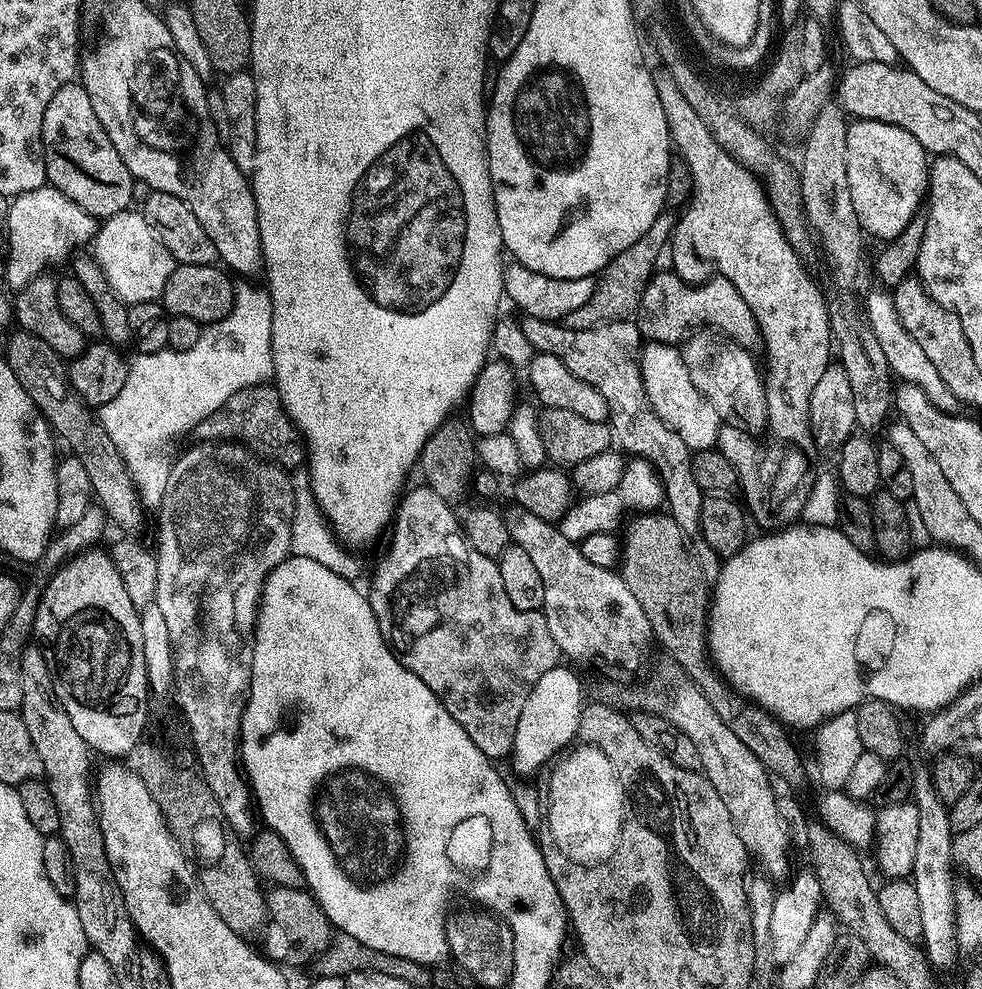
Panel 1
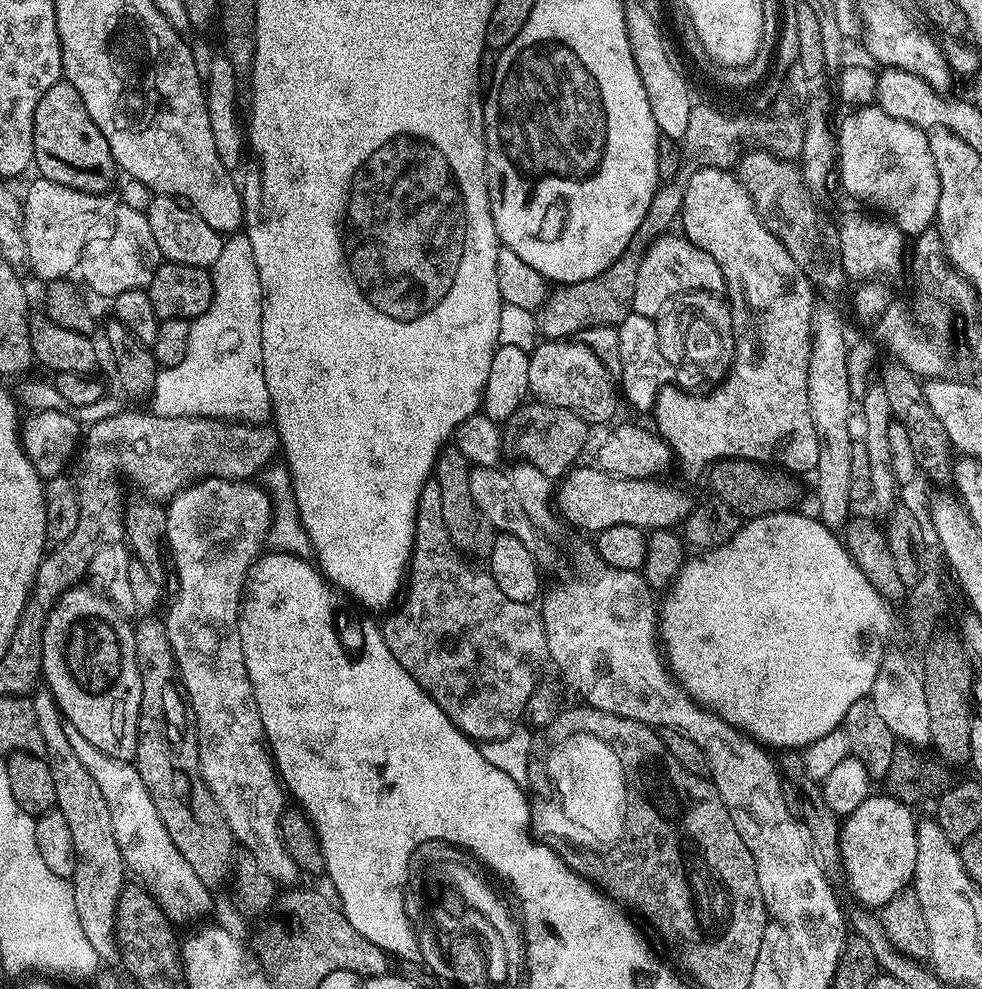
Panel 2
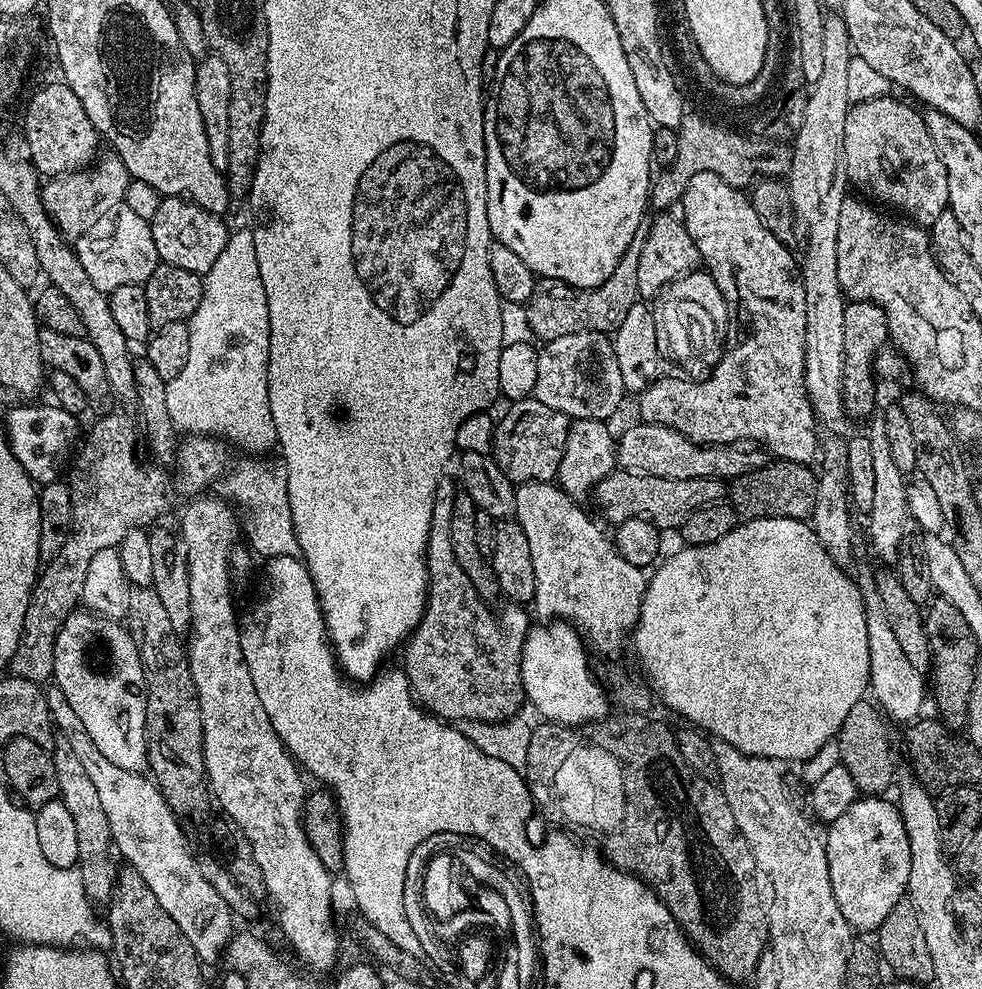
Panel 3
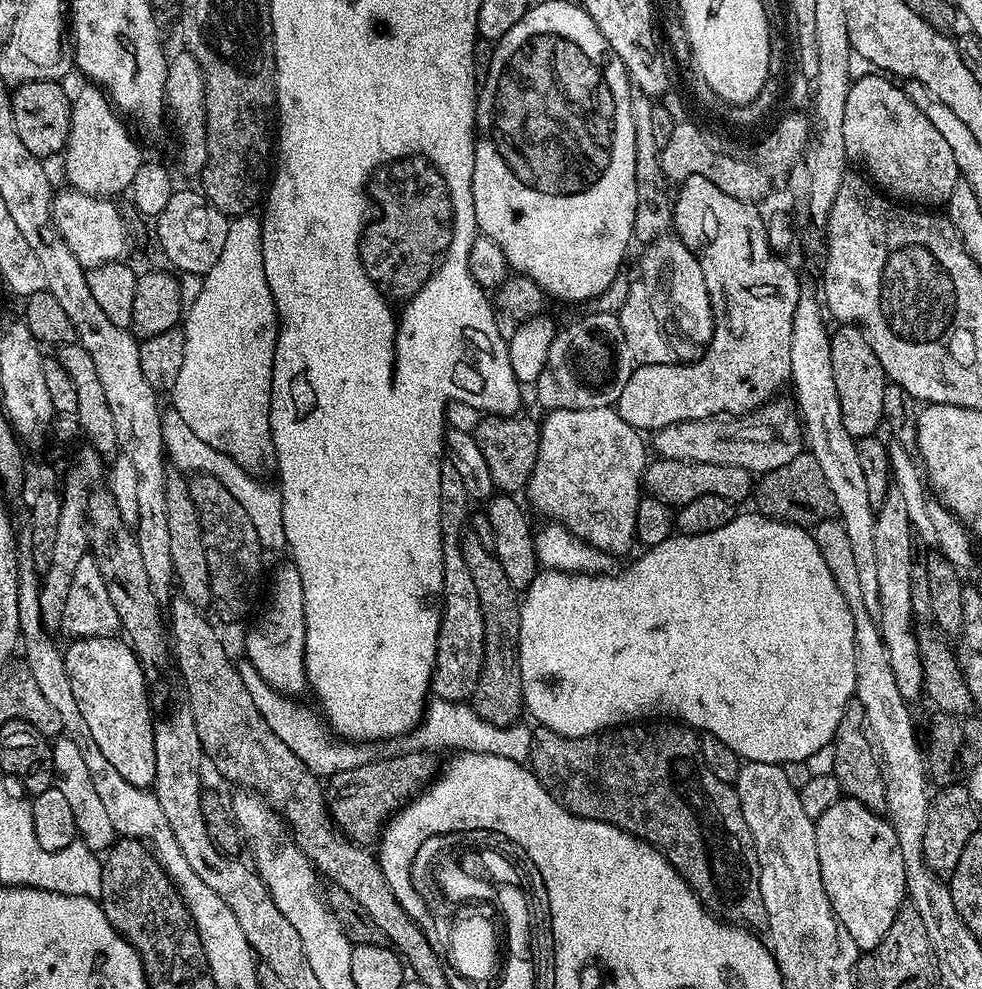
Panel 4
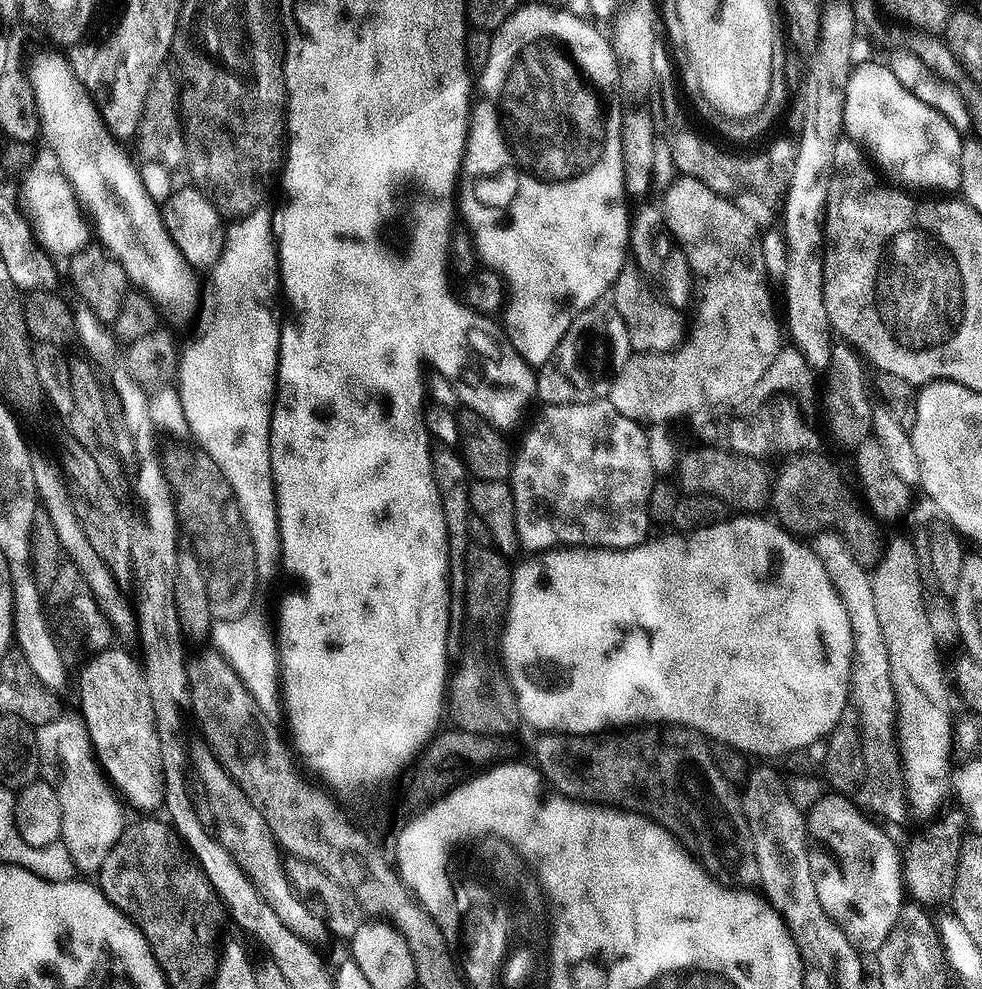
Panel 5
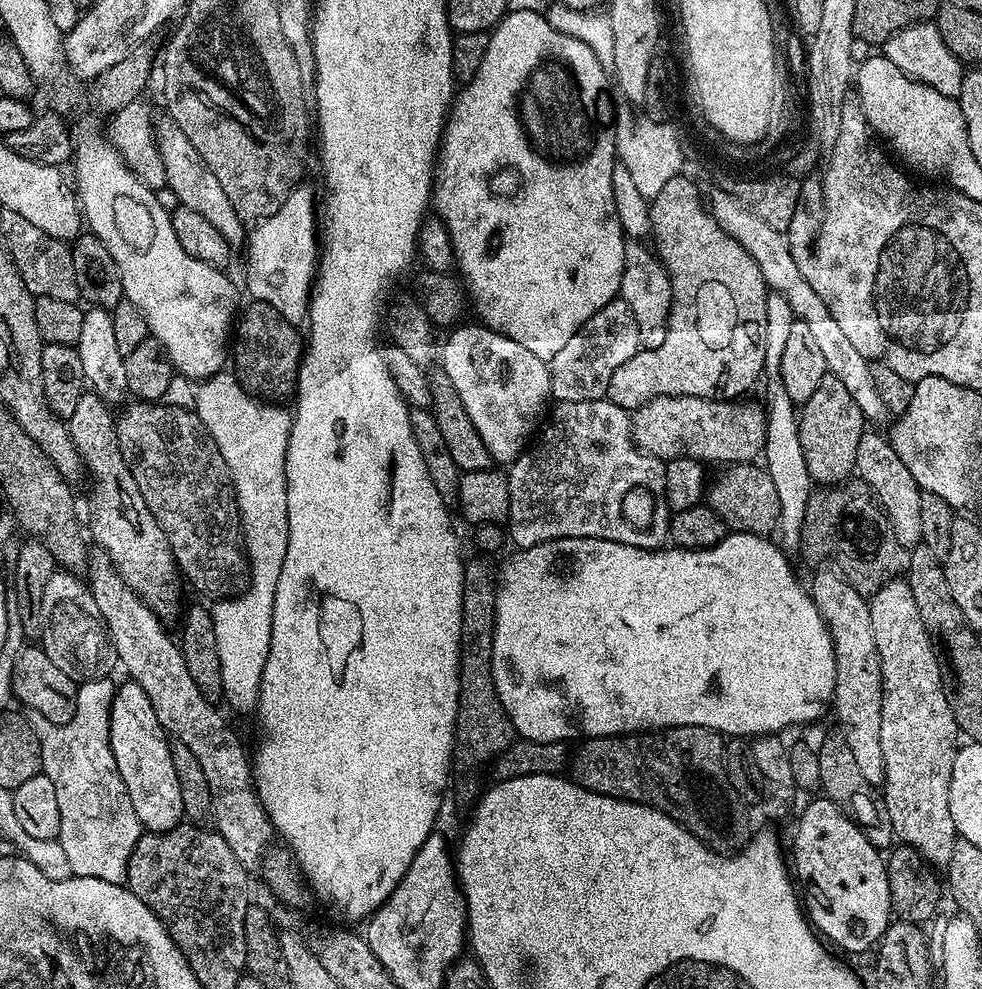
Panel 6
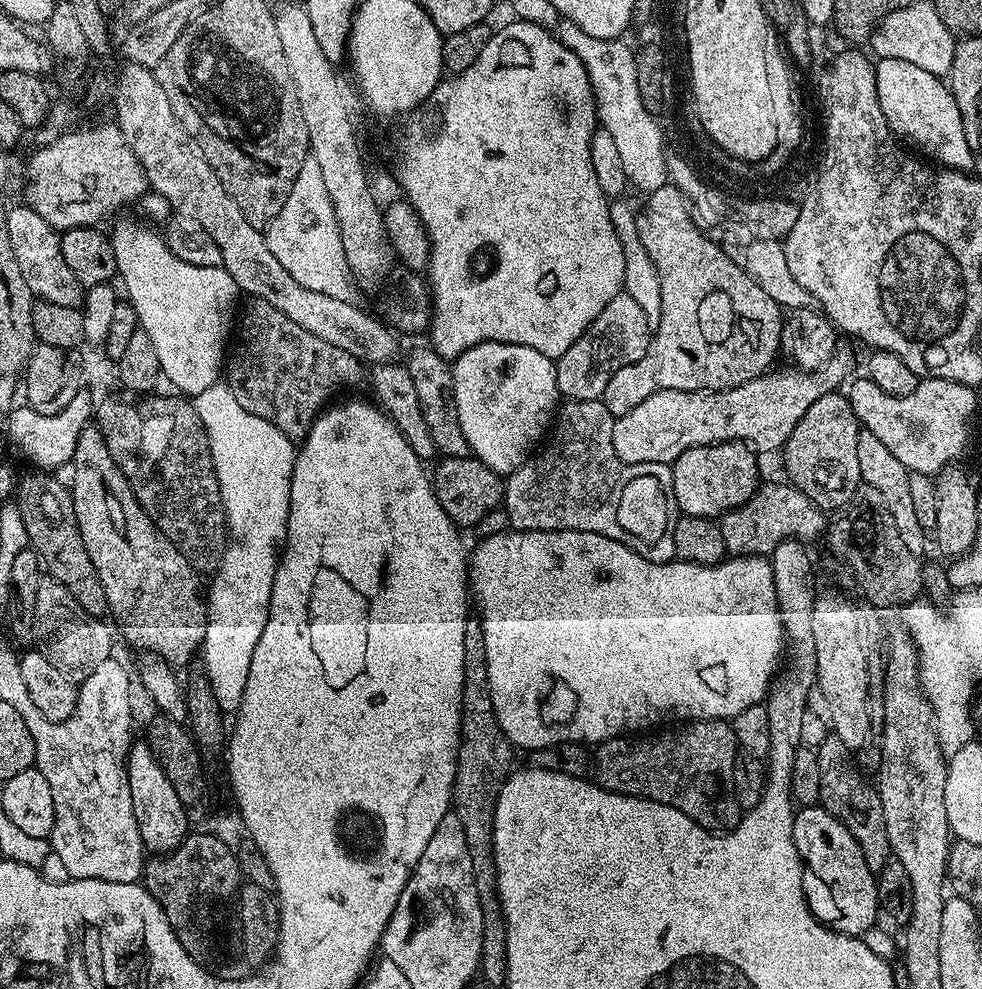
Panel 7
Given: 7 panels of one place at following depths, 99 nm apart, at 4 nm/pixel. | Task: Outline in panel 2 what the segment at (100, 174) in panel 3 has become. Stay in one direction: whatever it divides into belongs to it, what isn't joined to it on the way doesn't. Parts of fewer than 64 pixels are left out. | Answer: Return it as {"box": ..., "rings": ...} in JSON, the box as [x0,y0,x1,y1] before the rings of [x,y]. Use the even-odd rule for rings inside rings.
{"box":[23,178,113,282],"rings":[[[36,178],[36,181],[29,186],[28,193],[23,193],[26,264],[27,267],[32,267],[33,274],[40,279],[40,282],[62,280],[71,277],[77,271],[84,247],[93,239],[92,231],[103,222],[104,216],[108,216],[112,212],[111,199],[113,200],[113,197],[108,194],[79,192],[70,186],[62,186],[58,182],[50,182],[43,178]]]}

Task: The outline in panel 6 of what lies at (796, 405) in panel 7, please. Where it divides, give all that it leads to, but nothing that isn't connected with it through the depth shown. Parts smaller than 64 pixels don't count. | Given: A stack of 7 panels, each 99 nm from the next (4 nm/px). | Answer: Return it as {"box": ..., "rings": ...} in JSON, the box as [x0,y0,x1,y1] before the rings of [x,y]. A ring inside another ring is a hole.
{"box":[631,396,768,466],"rings":[[[659,396],[631,413],[632,443],[641,452],[662,461],[689,456],[691,460],[717,460],[720,466],[746,464],[763,453],[768,418],[763,407],[736,400],[707,400],[697,396]]]}

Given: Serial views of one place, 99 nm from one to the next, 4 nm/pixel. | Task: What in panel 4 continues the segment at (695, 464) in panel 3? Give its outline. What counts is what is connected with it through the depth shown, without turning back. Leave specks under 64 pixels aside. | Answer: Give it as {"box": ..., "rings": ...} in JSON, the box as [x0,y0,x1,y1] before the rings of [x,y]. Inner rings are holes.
{"box":[651,398,805,474],"rings":[[[773,398],[757,408],[752,428],[744,428],[739,415],[732,414],[727,419],[713,418],[697,423],[688,420],[685,424],[671,424],[655,429],[651,447],[656,447],[655,455],[666,460],[689,460],[707,464],[737,464],[742,470],[753,474],[763,474],[786,466],[805,451],[804,430],[797,409],[781,398]],[[728,420],[728,424],[726,421]],[[653,444],[653,445],[652,445]]]}

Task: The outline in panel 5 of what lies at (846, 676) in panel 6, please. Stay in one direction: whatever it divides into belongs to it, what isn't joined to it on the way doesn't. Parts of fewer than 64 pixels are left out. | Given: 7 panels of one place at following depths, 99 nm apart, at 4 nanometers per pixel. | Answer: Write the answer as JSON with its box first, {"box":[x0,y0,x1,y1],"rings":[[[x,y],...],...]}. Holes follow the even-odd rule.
{"box":[811,532,909,824],"rings":[[[820,532],[811,537],[812,553],[822,564],[830,586],[838,594],[838,598],[845,607],[846,618],[849,619],[849,628],[852,631],[852,673],[848,679],[848,694],[851,707],[856,707],[854,713],[860,729],[860,745],[864,759],[864,774],[867,783],[872,783],[872,808],[880,816],[885,816],[892,824],[900,824],[904,816],[909,815],[908,801],[904,794],[904,772],[900,769],[900,758],[895,739],[895,709],[894,686],[890,682],[890,658],[886,654],[886,642],[882,638],[882,630],[878,626],[878,616],[874,614],[874,590],[869,569],[864,568],[856,561],[856,555],[848,548],[848,543],[835,532]]]}

